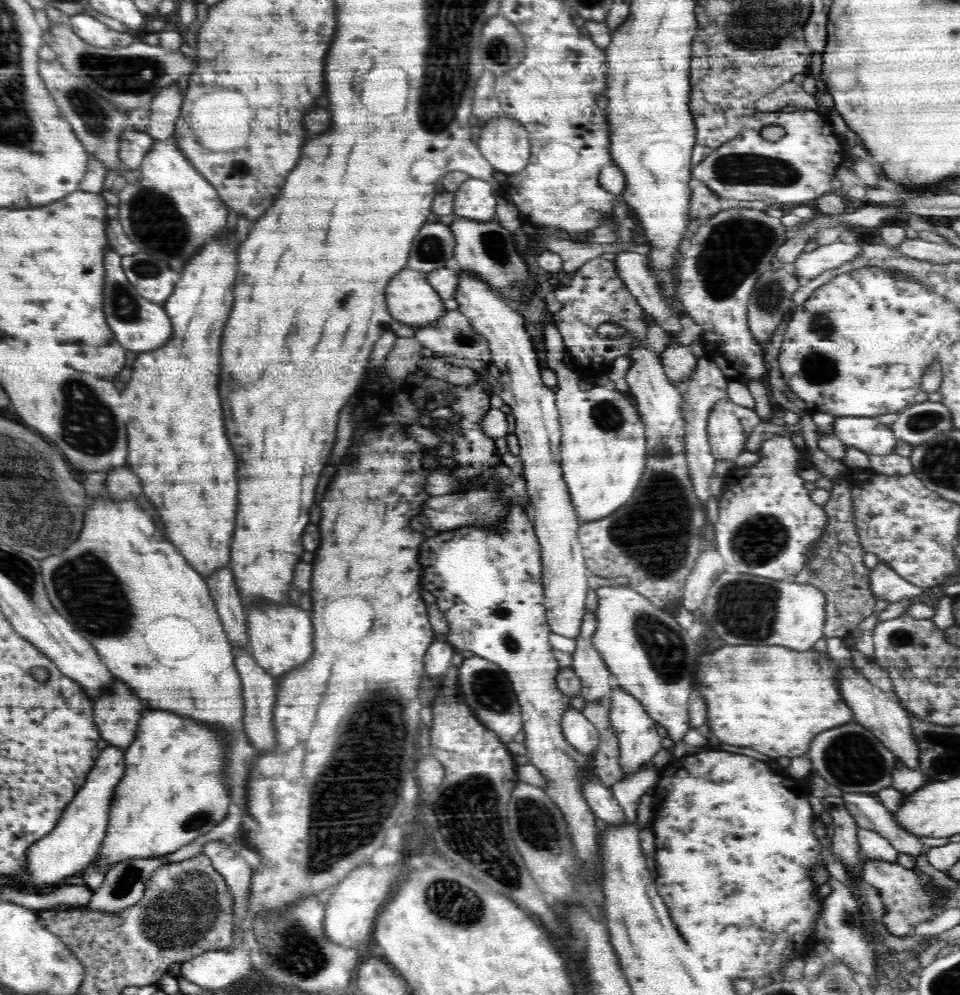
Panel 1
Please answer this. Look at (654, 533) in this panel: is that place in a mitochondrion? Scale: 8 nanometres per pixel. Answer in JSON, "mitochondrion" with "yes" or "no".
{"mitochondrion":"yes"}

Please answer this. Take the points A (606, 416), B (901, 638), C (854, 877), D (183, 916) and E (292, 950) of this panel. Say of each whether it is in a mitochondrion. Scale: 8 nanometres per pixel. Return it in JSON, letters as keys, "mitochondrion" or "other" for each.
{"A":"mitochondrion","B":"mitochondrion","C":"other","D":"mitochondrion","E":"mitochondrion"}

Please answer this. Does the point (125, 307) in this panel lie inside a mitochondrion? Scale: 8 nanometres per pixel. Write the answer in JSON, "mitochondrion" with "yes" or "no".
{"mitochondrion":"yes"}

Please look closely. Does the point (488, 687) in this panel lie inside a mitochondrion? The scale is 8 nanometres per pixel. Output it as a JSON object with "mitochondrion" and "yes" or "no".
{"mitochondrion":"yes"}

